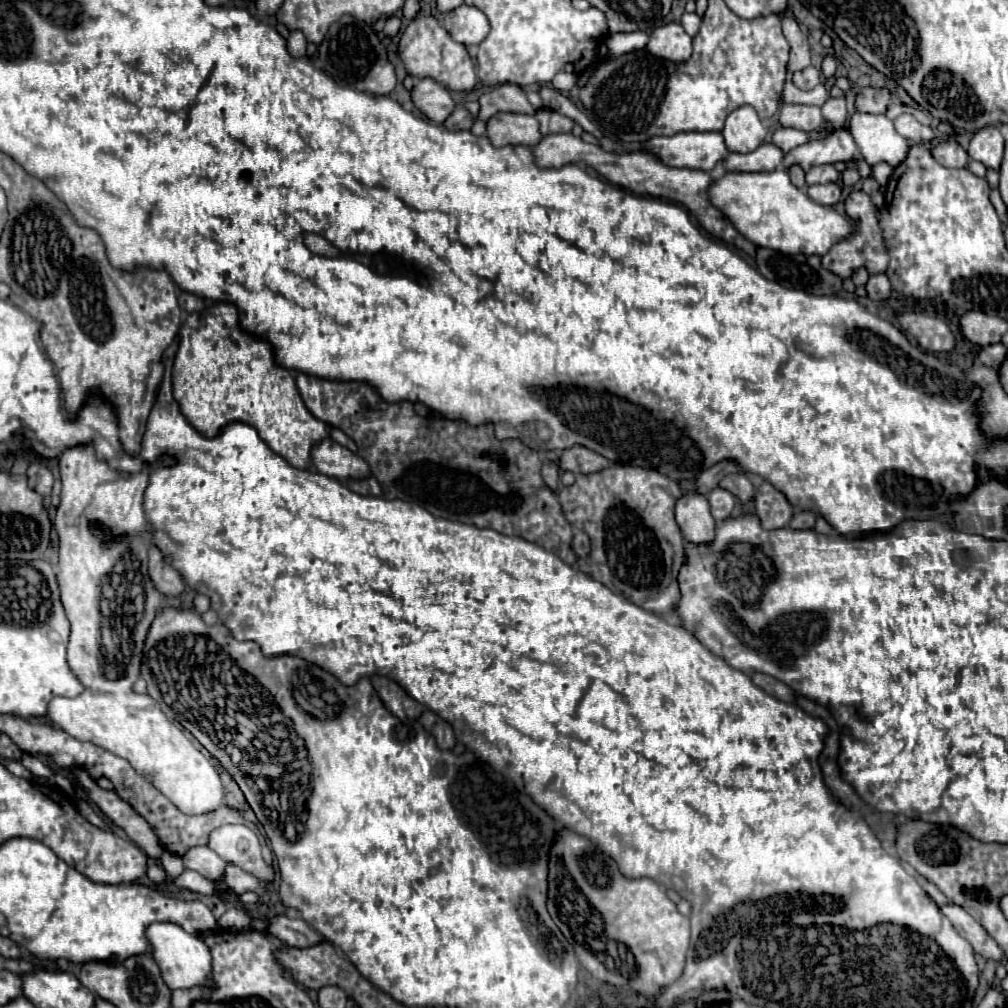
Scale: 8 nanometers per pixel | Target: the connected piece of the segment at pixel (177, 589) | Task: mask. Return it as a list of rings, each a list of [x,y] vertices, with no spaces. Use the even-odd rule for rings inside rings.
[[[151,543],[149,545],[149,575],[151,575],[153,583],[165,595],[179,595],[185,589],[183,577],[165,559],[167,559],[165,553],[157,545]]]

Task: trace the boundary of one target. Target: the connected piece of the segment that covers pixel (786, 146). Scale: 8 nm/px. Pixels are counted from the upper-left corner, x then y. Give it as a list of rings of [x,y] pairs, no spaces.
[[[779,127],[775,133],[773,133],[773,143],[787,155],[791,149],[807,143],[809,137],[805,131],[799,131],[799,129],[785,129],[785,127]]]

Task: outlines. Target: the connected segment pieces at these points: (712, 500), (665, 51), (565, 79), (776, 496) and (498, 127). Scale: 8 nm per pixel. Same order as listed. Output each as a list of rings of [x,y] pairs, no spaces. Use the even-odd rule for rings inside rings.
[[[721,487],[713,489],[713,493],[709,493],[707,499],[709,499],[711,513],[713,513],[713,517],[715,517],[717,523],[723,523],[725,519],[729,519],[731,513],[733,513],[733,509],[735,509],[735,503],[737,503],[737,499],[729,491],[725,491]]]
[[[667,23],[651,33],[647,51],[673,63],[685,63],[693,53],[693,39],[679,23]]]
[[[561,71],[553,77],[551,85],[557,89],[557,91],[569,91],[573,85],[577,83],[577,75],[575,73],[567,73],[567,71]]]
[[[763,483],[755,495],[755,515],[765,529],[783,529],[789,525],[793,509],[781,491]]]
[[[497,113],[487,121],[487,137],[495,147],[525,145],[531,147],[541,139],[539,123],[533,115]]]

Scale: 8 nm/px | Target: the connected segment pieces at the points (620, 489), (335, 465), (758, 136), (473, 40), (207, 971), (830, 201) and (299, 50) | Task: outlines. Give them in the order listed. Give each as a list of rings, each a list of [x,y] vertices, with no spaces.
[[[611,465],[611,467],[607,467],[607,469],[603,469],[603,471],[597,471],[597,473],[591,473],[591,475],[577,475],[577,479],[575,479],[575,483],[573,483],[571,487],[563,487],[563,489],[559,491],[559,501],[561,501],[561,507],[563,507],[565,519],[567,519],[573,527],[585,531],[585,533],[589,535],[589,539],[591,539],[591,553],[589,553],[587,557],[577,559],[575,567],[577,567],[579,571],[591,575],[595,581],[601,581],[603,585],[613,585],[615,591],[619,591],[619,593],[625,595],[629,601],[633,601],[635,605],[639,605],[639,607],[643,607],[643,609],[647,609],[647,611],[653,611],[653,613],[659,613],[659,615],[663,615],[663,613],[677,613],[677,599],[681,599],[681,593],[679,593],[679,589],[677,589],[677,595],[673,595],[669,589],[675,587],[675,585],[679,585],[679,583],[677,583],[677,575],[679,575],[681,567],[687,563],[685,539],[683,539],[681,529],[679,529],[677,521],[675,521],[675,501],[677,501],[679,497],[681,497],[679,485],[677,485],[675,481],[671,481],[669,477],[665,477],[665,475],[657,473],[657,471],[653,471],[653,469],[633,469],[633,467],[627,467],[627,465]]]
[[[331,437],[323,439],[311,451],[311,461],[319,473],[335,477],[339,481],[363,479],[371,475],[371,467],[365,463],[365,459],[361,459],[357,453],[349,451],[347,447],[339,445]]]
[[[739,107],[727,117],[721,133],[729,151],[749,153],[763,143],[767,129],[753,107]]]
[[[459,5],[449,11],[443,27],[453,41],[463,45],[479,45],[489,35],[489,21],[485,13],[471,5]]]
[[[173,923],[149,925],[147,939],[153,947],[153,957],[155,957],[157,965],[161,965],[161,973],[165,977],[165,983],[169,985],[171,991],[191,989],[193,985],[209,987],[209,989],[217,987],[215,981],[211,979],[211,951],[203,939],[185,933],[179,925],[173,925]]]
[[[827,183],[827,185],[813,185],[809,187],[809,197],[819,203],[819,205],[837,205],[841,201],[841,187],[837,183]]]
[[[293,31],[287,39],[287,49],[293,53],[293,57],[303,57],[305,55],[305,37],[299,31]]]

